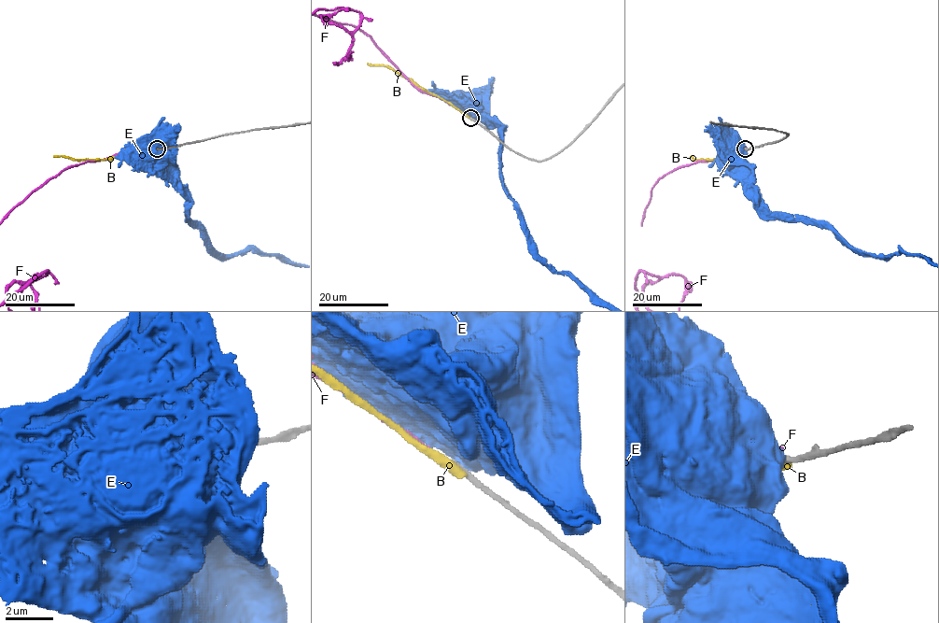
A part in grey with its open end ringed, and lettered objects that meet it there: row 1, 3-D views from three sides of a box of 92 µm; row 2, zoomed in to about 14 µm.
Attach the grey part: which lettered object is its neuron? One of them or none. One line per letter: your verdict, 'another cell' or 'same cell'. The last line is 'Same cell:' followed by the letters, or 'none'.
B: another cell
E: another cell
F: another cell
Same cell: none

